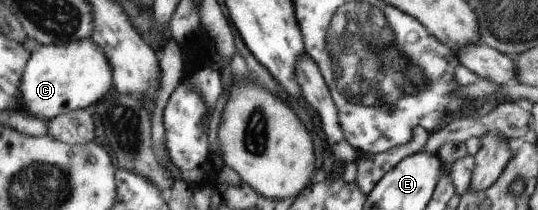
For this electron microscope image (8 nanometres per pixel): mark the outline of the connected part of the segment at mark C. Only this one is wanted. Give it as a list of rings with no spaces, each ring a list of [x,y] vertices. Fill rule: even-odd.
[[[92,38],[70,45],[40,45],[22,76],[21,106],[29,116],[50,121],[71,111],[94,108],[113,88],[113,68]]]

